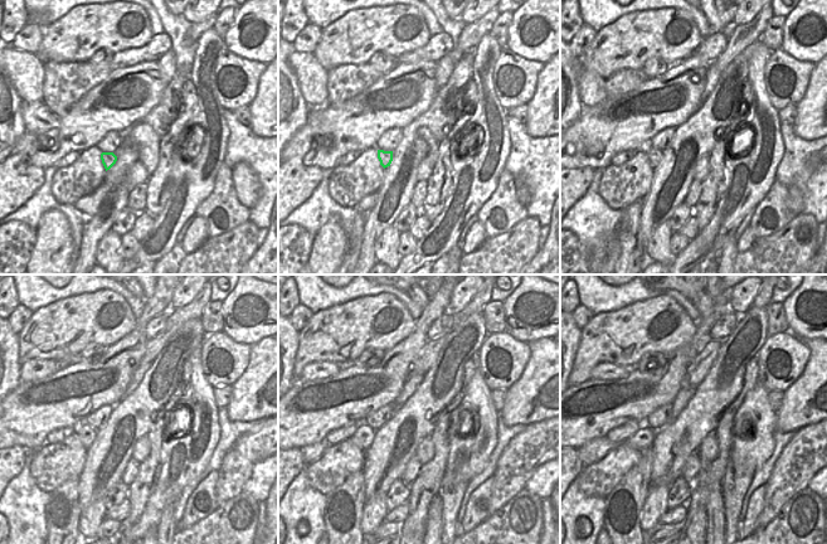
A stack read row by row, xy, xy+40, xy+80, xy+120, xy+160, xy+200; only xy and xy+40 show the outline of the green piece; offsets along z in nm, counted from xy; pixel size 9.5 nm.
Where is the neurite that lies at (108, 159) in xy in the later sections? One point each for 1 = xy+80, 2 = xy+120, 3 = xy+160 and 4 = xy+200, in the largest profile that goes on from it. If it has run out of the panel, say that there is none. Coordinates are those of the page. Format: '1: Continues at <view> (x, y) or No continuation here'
1: Continues at xy+80 (653, 155)
2: Continues at xy+120 (86, 435)
3: Continues at xy+160 (363, 437)
4: Continues at xy+200 (643, 438).

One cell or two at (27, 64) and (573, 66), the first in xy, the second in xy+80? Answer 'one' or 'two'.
two

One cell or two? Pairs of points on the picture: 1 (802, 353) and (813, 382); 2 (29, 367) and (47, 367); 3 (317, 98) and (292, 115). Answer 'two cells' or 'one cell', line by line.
1: two cells
2: one cell
3: two cells

